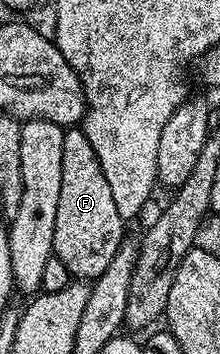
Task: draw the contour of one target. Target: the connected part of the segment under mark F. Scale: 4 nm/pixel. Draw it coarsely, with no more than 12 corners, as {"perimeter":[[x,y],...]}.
{"perimeter":[[82,129],[64,133],[54,257],[101,277],[124,215]]}

